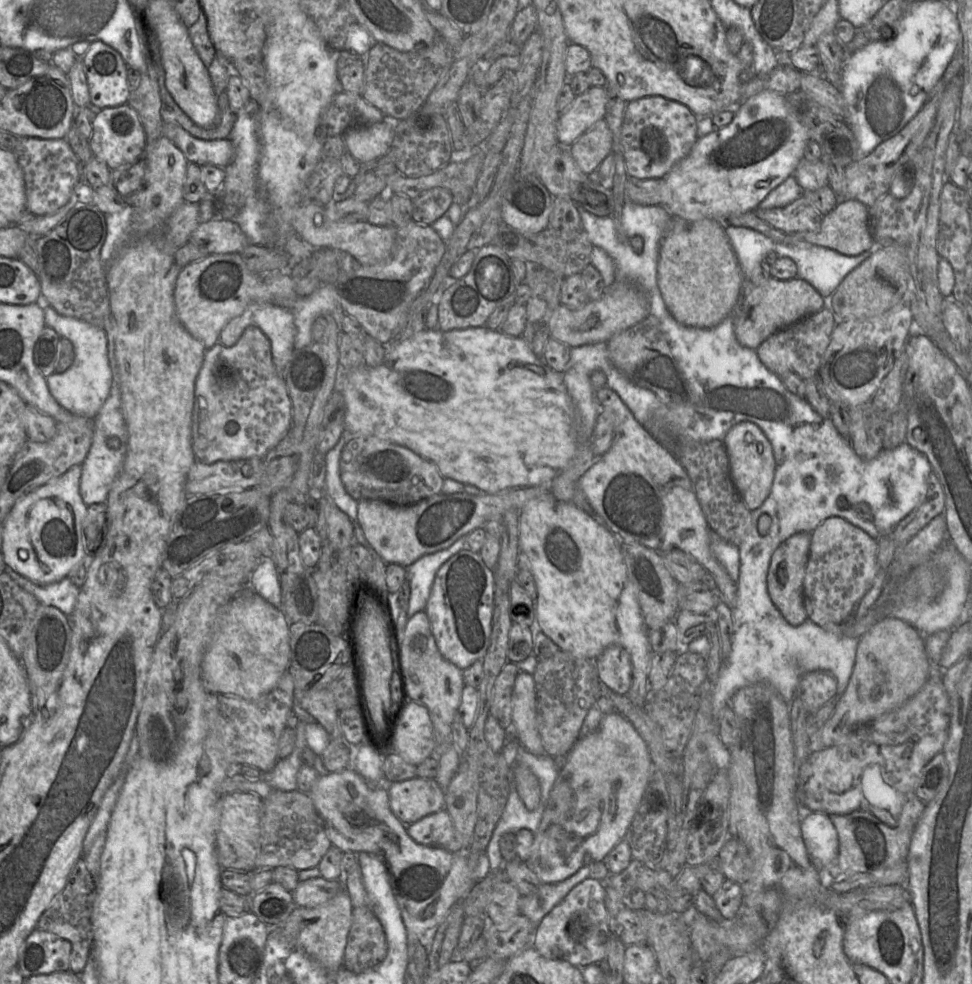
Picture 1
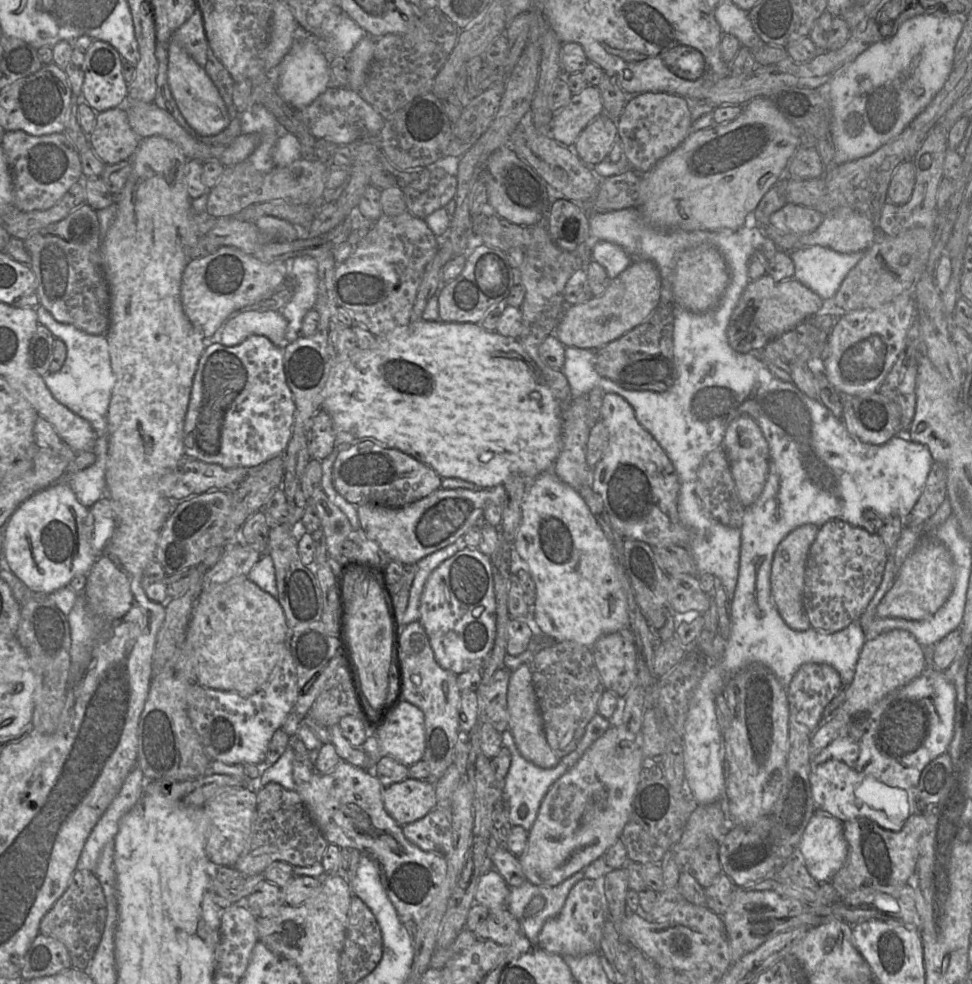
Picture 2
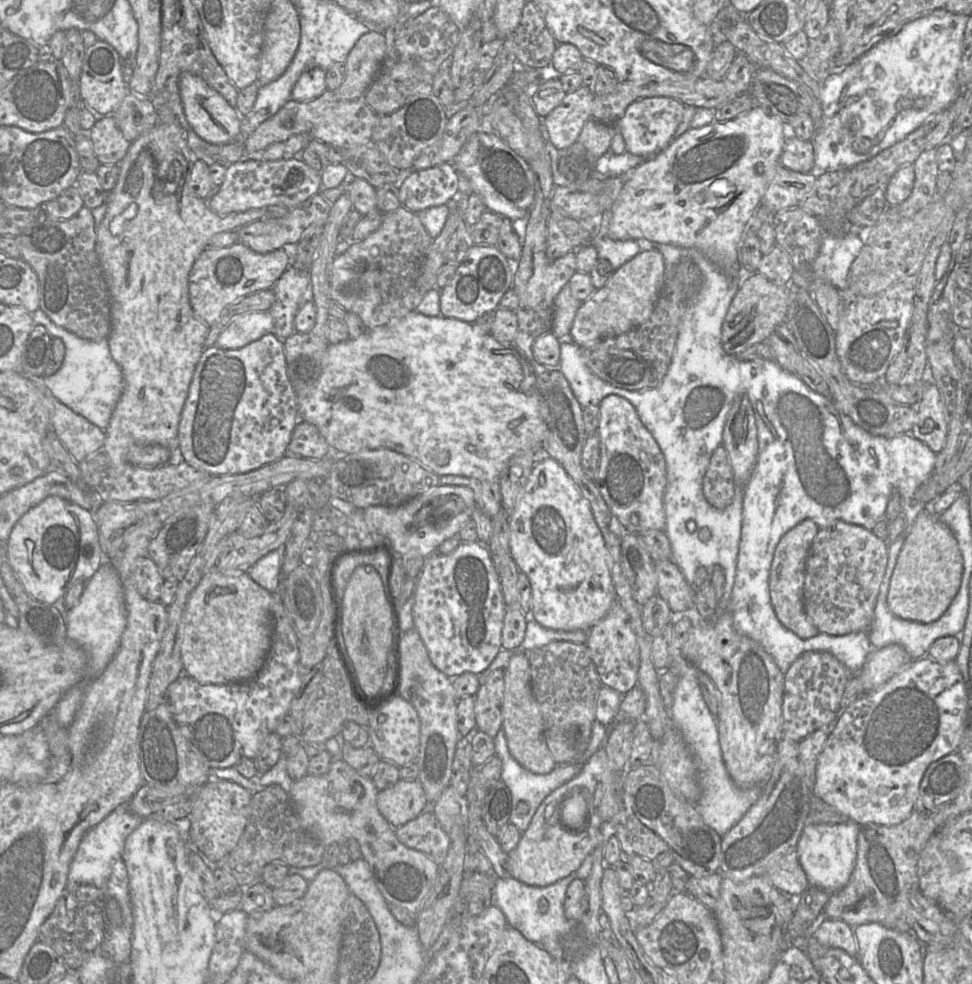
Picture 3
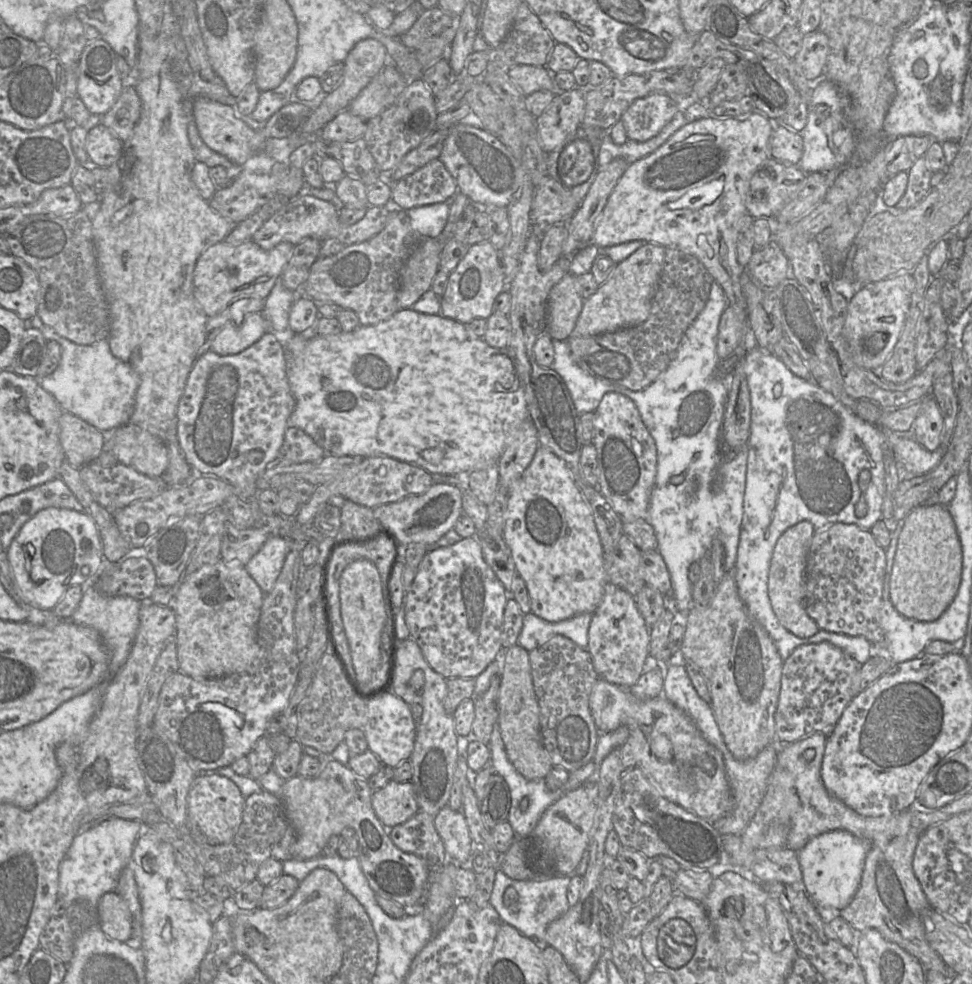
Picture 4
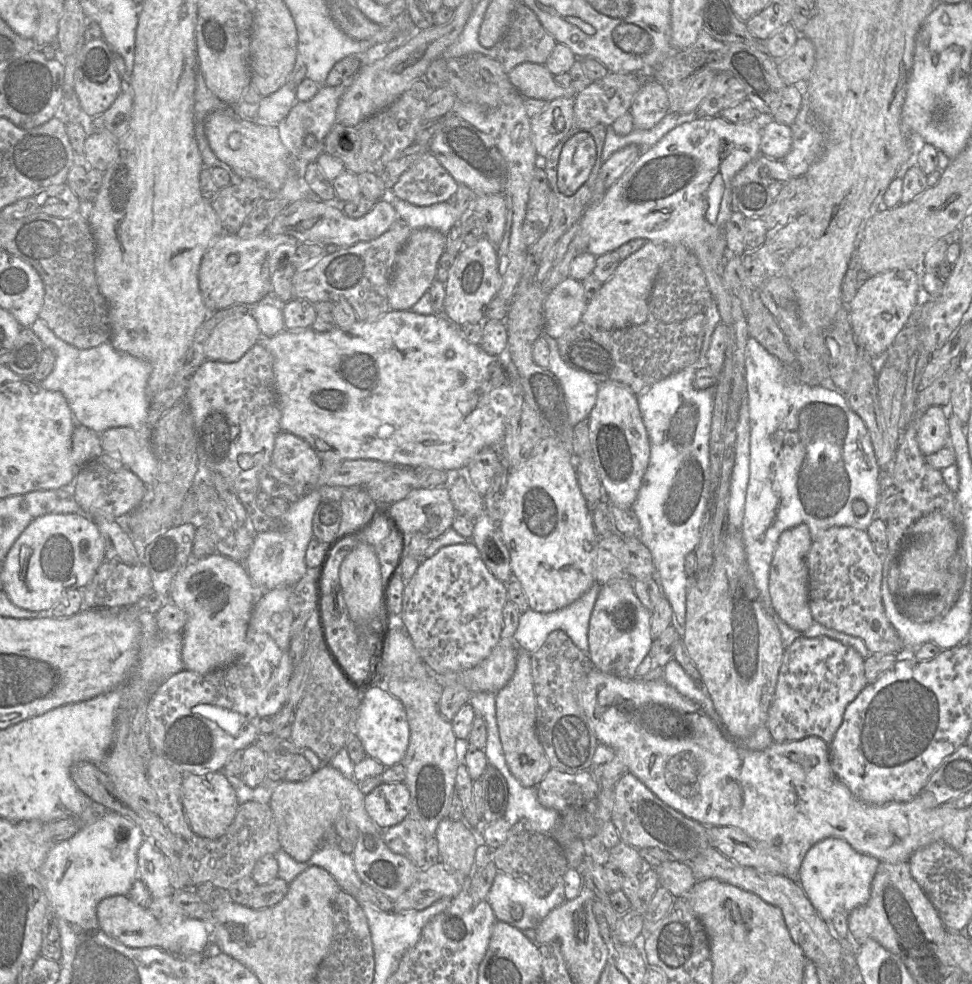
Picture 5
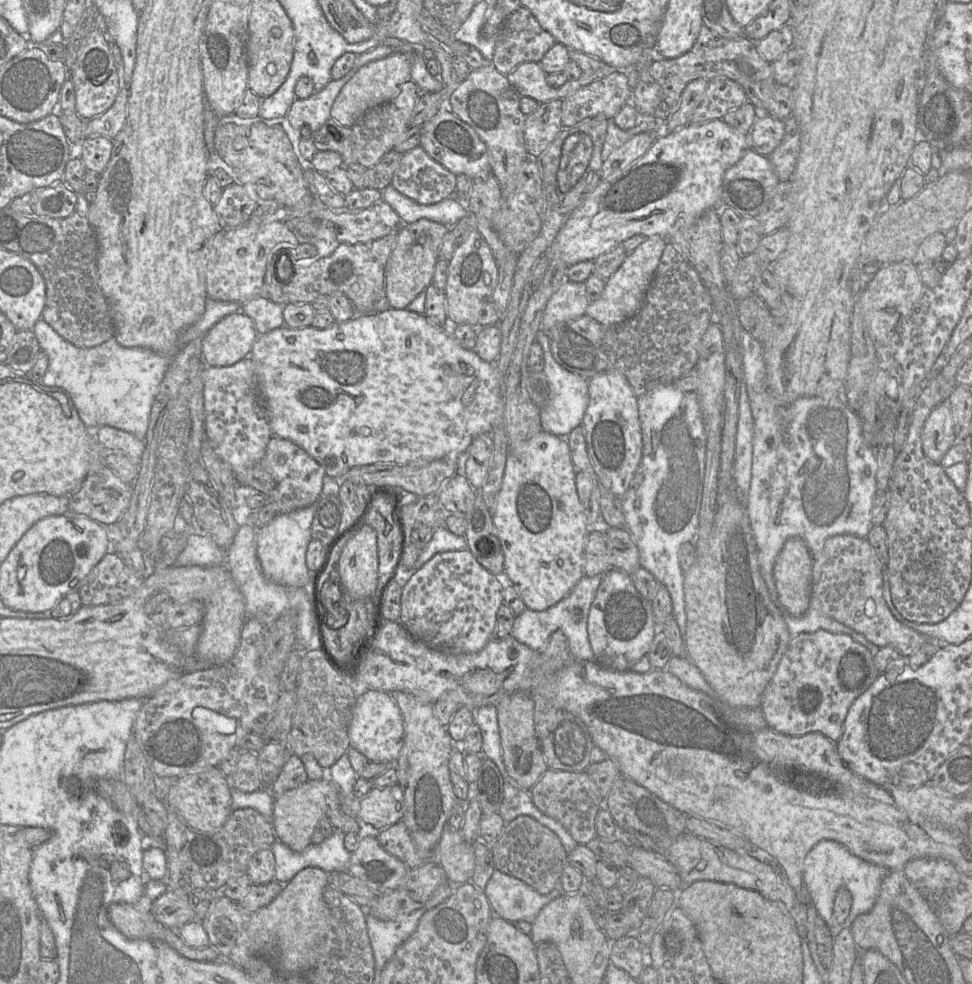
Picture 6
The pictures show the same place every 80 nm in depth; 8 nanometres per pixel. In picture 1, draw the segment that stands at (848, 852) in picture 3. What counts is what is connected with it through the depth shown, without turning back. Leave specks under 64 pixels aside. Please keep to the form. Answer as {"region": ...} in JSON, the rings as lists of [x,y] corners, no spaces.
{"region":[[[813,812],[801,821],[801,833],[807,852],[818,870],[824,870],[837,857],[838,834],[828,814]]]}

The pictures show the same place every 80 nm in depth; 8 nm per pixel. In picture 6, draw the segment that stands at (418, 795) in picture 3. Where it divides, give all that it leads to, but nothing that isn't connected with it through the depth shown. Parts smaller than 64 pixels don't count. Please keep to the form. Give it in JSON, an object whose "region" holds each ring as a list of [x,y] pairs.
{"region":[[[398,784],[386,787],[372,787],[361,799],[353,798],[350,813],[357,820],[378,830],[387,828],[402,820],[404,795]]]}

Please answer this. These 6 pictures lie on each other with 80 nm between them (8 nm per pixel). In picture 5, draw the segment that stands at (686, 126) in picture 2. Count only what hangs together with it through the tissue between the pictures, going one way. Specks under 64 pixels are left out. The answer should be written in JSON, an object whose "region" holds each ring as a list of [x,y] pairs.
{"region":[[[648,79],[635,96],[629,112],[634,129],[651,129],[670,112],[666,90],[655,79]]]}

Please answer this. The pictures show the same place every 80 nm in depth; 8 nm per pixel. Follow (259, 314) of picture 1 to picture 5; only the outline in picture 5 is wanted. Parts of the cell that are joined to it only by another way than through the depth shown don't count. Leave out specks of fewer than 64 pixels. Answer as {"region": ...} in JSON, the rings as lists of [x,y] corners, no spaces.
{"region":[[[245,313],[230,317],[212,331],[205,343],[205,358],[224,363],[236,362],[263,337],[254,317]]]}

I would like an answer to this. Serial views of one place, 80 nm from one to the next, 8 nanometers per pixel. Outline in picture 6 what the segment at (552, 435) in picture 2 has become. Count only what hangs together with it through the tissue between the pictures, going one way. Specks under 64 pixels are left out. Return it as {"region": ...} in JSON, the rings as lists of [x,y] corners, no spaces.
{"region":[[[391,308],[379,313],[357,314],[345,322],[335,321],[326,329],[316,329],[312,326],[288,328],[284,325],[258,335],[249,357],[254,364],[273,436],[290,440],[304,449],[323,466],[326,475],[333,478],[344,475],[355,466],[376,463],[411,464],[446,456],[460,456],[466,452],[476,436],[491,434],[496,422],[504,418],[505,381],[503,383],[495,364],[482,360],[474,350],[463,348],[450,332],[448,325],[433,325],[424,314],[420,315],[407,309]]]}

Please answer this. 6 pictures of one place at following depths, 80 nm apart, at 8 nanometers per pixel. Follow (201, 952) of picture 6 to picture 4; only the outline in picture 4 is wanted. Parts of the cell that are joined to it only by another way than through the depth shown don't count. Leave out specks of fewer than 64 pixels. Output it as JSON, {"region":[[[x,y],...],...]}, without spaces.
{"region":[[[108,892],[101,896],[97,904],[97,923],[110,938],[140,948],[141,936],[134,938],[132,914],[118,893]]]}

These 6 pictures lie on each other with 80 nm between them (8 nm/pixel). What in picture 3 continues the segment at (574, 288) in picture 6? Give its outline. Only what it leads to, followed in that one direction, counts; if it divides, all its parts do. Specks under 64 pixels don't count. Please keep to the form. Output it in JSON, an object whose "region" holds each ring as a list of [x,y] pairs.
{"region":[[[568,283],[555,297],[551,332],[560,339],[561,342],[571,341],[569,339],[569,333],[581,303],[581,301],[573,296]]]}

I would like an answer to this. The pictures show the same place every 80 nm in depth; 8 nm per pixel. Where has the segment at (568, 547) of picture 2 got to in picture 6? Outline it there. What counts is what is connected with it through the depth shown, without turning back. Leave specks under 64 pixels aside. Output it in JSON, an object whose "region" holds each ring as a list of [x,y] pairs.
{"region":[[[540,431],[531,439],[511,448],[507,457],[502,486],[496,500],[496,507],[492,515],[492,520],[497,531],[497,536],[504,553],[504,580],[513,585],[518,591],[526,608],[534,611],[544,611],[563,599],[573,587],[579,582],[584,574],[584,548],[590,527],[586,523],[583,505],[581,504],[576,488],[576,468],[574,467],[570,455],[569,445],[565,438]]]}

